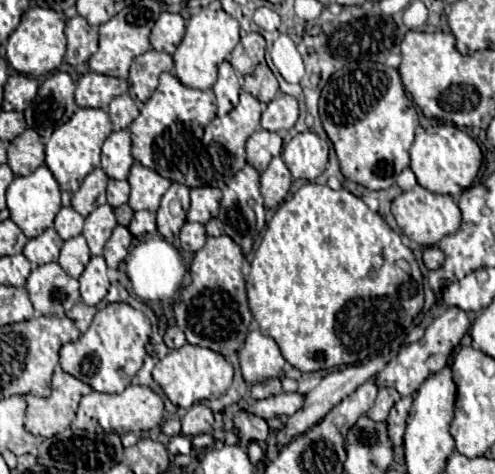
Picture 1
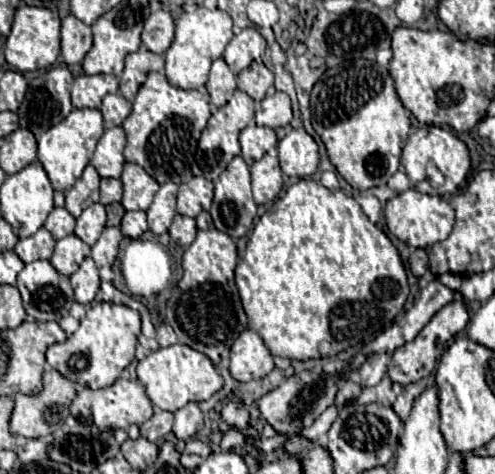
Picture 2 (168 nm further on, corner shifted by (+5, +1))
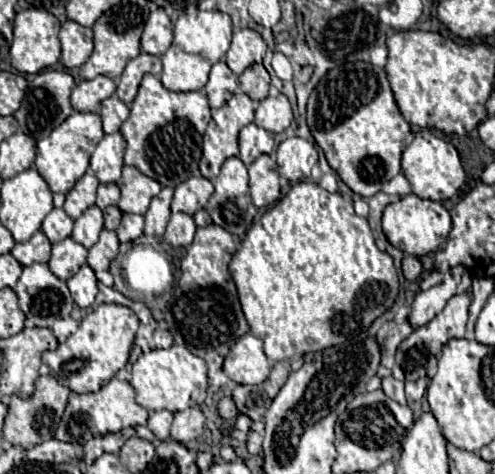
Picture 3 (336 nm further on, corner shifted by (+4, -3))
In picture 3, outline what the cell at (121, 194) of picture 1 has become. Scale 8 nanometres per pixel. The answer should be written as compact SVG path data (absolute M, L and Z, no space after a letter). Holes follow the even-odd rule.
M100 184L98 186L98 198L96 198L96 206L100 210L104 210L106 206L118 204L120 200L120 188L116 184Z

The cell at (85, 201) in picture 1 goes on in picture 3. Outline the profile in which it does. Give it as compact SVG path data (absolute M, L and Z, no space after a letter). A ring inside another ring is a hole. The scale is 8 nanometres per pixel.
M88 170L78 182L76 186L66 194L66 202L64 202L64 210L68 216L72 216L74 220L96 202L96 190L98 190L98 178L92 174L92 170Z

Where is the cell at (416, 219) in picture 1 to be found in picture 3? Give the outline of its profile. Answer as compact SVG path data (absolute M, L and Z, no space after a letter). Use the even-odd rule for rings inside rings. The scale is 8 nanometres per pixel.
M408 194L398 202L386 206L382 216L382 230L392 246L400 248L404 254L412 254L420 258L430 252L436 252L446 242L448 232L452 230L452 218L440 202L432 202L418 198L416 194Z

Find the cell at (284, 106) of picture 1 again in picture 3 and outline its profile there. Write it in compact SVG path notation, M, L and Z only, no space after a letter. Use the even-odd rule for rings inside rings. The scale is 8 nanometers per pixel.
M278 94L276 98L264 98L256 108L256 120L254 124L268 130L268 132L282 132L292 122L292 108L284 94Z

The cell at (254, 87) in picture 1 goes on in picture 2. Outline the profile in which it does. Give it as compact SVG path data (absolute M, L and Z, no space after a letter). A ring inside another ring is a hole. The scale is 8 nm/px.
M255 60L249 68L239 72L237 88L247 92L253 100L261 100L267 94L267 88L273 84L273 72L265 68L261 60Z

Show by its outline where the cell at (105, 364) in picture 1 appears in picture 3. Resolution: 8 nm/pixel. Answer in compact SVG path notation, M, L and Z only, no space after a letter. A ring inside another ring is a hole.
M100 304L80 322L80 328L72 336L68 336L66 342L62 342L52 352L44 352L42 360L52 370L52 376L72 392L96 392L106 382L110 382L110 378L116 376L118 370L126 366L130 350L134 346L136 330L138 318L130 308L118 304Z

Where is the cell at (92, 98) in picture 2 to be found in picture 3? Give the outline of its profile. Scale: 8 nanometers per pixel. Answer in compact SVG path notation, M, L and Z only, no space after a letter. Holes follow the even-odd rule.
M108 76L82 80L72 90L72 108L78 112L100 112L100 102L116 92L116 84Z

